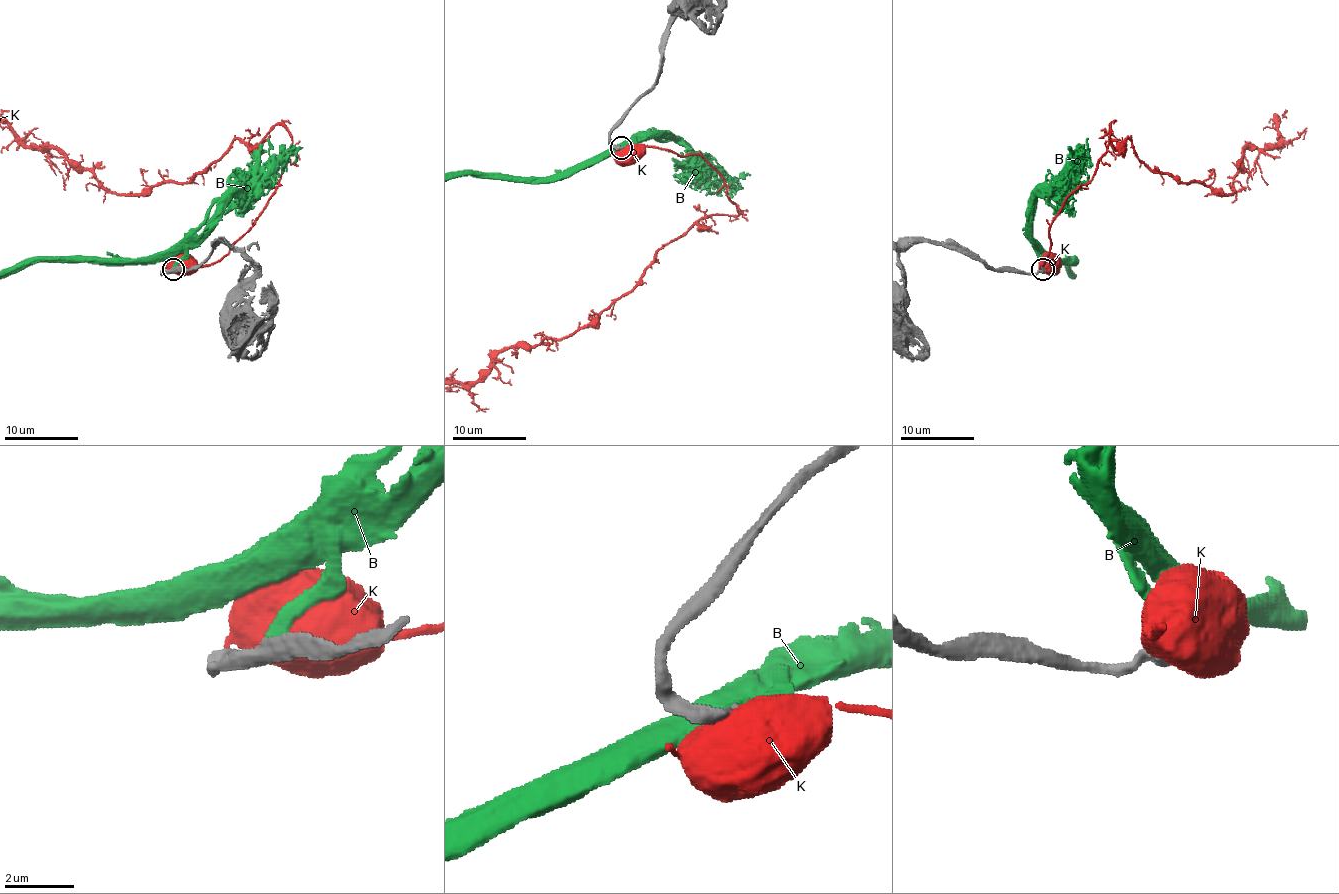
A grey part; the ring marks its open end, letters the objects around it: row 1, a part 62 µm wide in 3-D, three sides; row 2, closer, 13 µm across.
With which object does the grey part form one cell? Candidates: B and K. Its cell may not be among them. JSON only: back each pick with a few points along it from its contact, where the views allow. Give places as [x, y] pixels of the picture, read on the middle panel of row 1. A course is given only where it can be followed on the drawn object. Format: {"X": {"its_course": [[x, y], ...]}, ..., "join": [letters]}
{"join": ["B"]}

